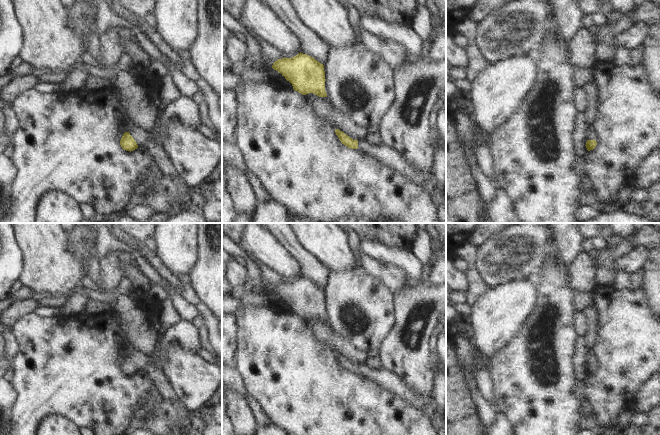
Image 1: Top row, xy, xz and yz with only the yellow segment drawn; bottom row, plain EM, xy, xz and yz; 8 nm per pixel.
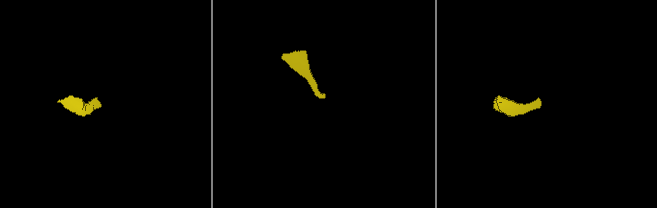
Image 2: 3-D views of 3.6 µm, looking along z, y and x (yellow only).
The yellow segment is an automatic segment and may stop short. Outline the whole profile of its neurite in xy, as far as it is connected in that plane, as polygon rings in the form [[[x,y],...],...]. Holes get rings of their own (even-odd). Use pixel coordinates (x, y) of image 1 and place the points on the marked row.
[[[179,97],[165,107],[156,129],[147,133],[140,127],[133,127],[129,132],[123,134],[120,145],[124,150],[130,152],[142,148],[149,140],[154,140],[162,146],[165,132],[171,122],[196,129],[201,124],[198,105],[191,98]]]

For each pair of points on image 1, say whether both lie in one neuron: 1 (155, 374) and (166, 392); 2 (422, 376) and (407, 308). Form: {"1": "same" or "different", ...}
{"1": "same", "2": "same"}

